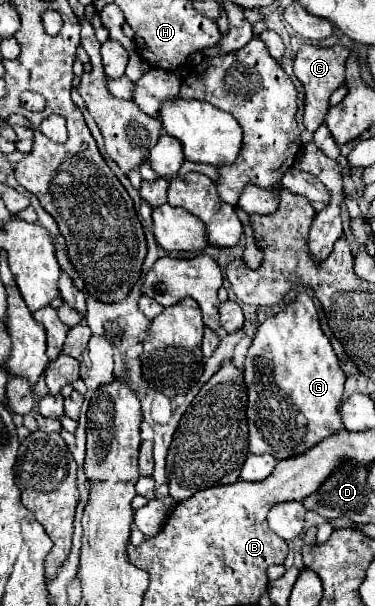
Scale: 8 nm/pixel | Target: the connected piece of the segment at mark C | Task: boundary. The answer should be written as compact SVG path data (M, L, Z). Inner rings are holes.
M304 44L298 54L294 56L294 74L304 86L304 126L310 132L316 132L318 126L324 122L324 116L328 112L328 100L330 94L344 84L346 78L346 60L350 52L342 46L332 48L316 48L312 44Z

